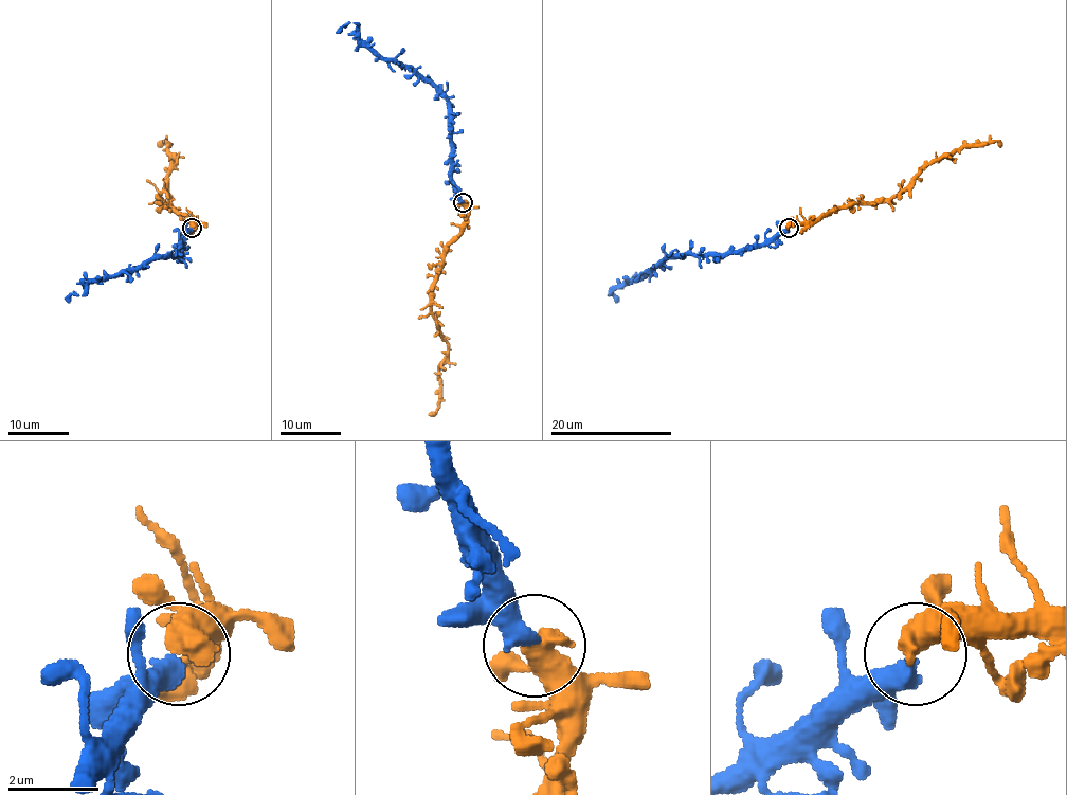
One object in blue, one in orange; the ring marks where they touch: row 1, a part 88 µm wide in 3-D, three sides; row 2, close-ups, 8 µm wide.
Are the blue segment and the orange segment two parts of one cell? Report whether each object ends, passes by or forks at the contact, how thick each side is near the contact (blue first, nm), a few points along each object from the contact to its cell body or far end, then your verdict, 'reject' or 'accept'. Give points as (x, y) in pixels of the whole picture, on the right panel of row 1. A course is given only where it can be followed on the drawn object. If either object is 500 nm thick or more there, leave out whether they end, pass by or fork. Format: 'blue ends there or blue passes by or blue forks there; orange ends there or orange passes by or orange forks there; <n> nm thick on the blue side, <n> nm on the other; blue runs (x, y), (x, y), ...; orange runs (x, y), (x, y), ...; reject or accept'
blue ends there; orange passes by; 480 nm thick on the blue side, 440 nm on the other; blue runs (788, 229), (761, 244), (753, 244), (737, 251), (669, 256), (646, 275), (638, 275), (608, 293), (618, 299); orange runs (789, 227), (811, 224), (844, 205), (891, 200), (924, 169), (964, 146), (988, 145), (996, 141), (1001, 145); accept

